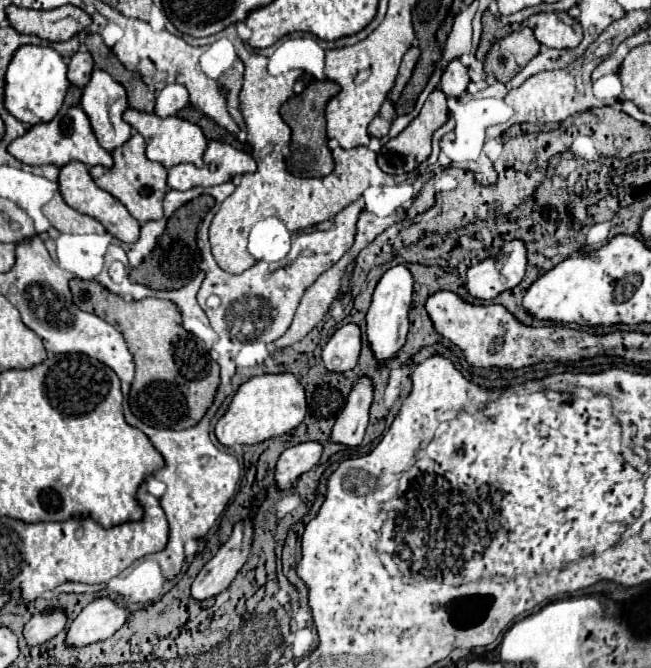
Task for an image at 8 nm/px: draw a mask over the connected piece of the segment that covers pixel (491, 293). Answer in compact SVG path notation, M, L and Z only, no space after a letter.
M511 240L495 258L487 258L467 270L467 292L477 300L493 300L505 290L515 288L525 276L525 244Z

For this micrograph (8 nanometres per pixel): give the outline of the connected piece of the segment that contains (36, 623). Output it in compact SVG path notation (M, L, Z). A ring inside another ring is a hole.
M61 610L57 612L45 612L45 614L35 614L23 628L23 636L29 646L41 646L47 640L55 638L63 628L65 628L65 614Z

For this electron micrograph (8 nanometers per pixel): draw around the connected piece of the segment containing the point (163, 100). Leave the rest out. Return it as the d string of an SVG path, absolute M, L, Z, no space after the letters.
M169 84L161 92L157 92L157 104L155 104L155 114L161 118L175 116L189 104L189 92L185 86L179 84Z

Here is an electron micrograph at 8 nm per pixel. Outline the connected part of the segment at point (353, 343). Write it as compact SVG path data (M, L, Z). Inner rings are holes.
M355 324L341 326L323 348L323 362L329 372L347 372L355 368L361 350L361 330Z

